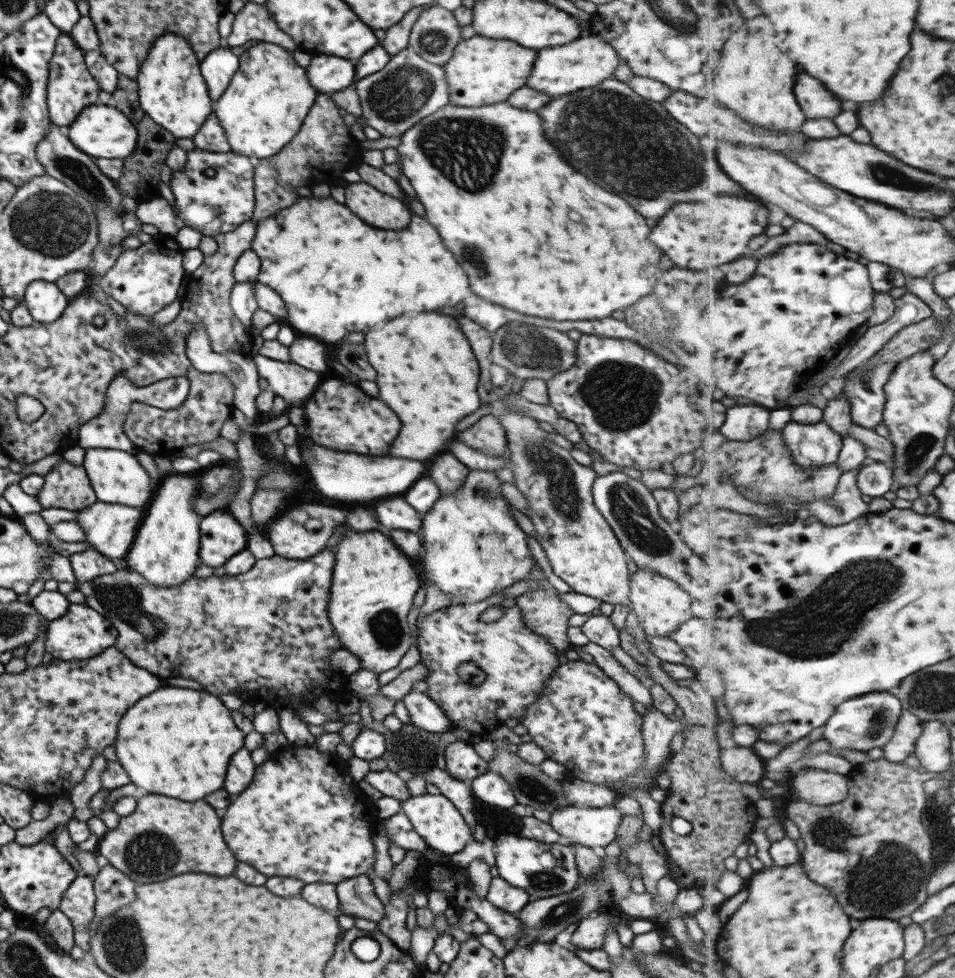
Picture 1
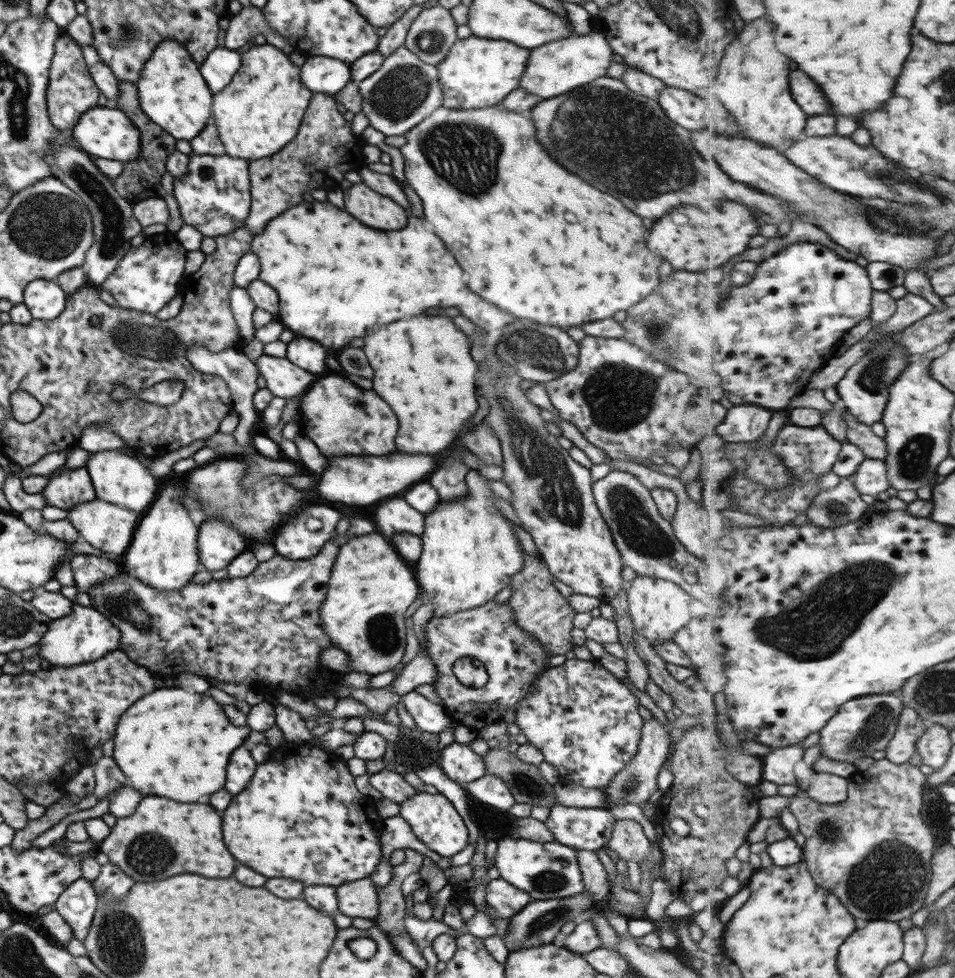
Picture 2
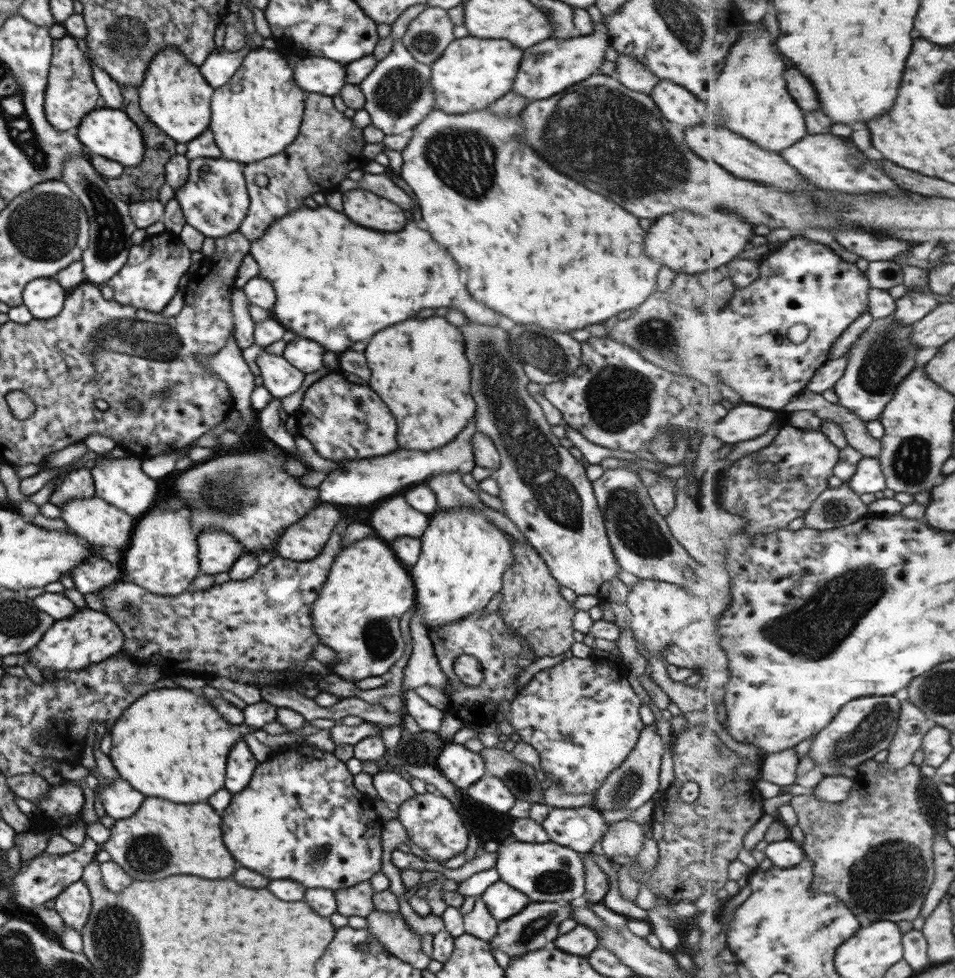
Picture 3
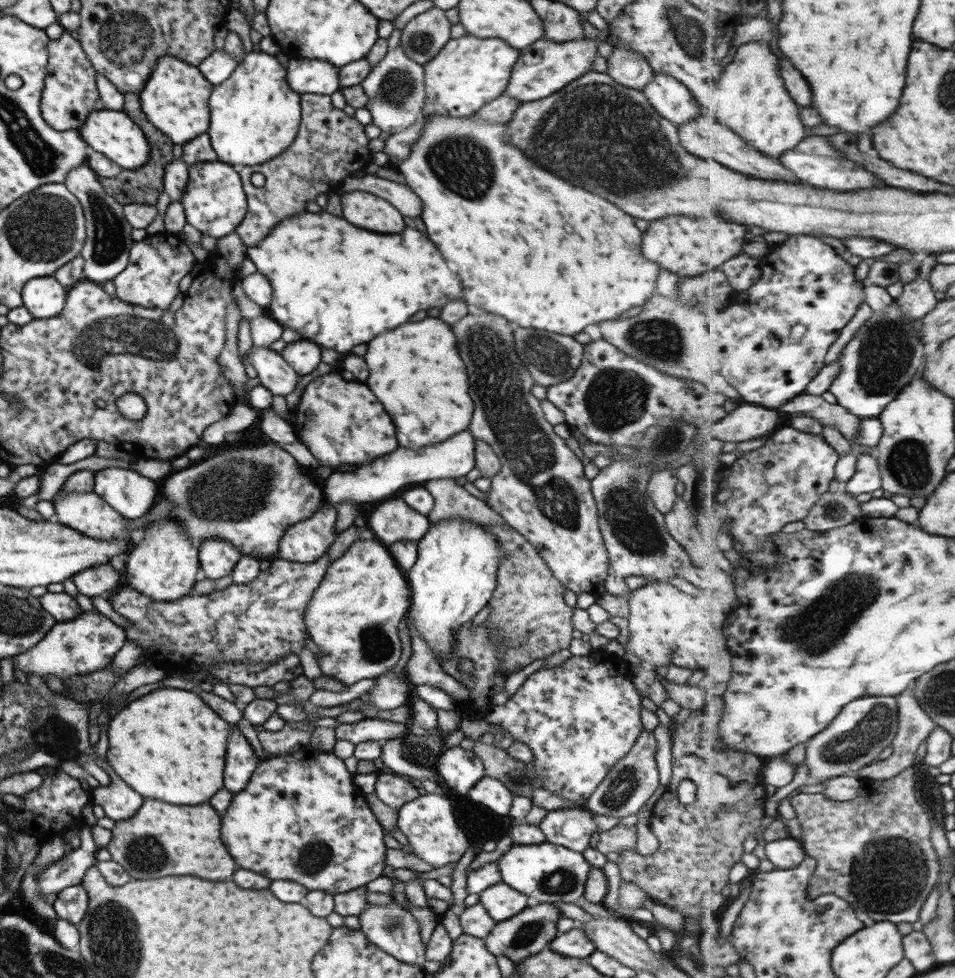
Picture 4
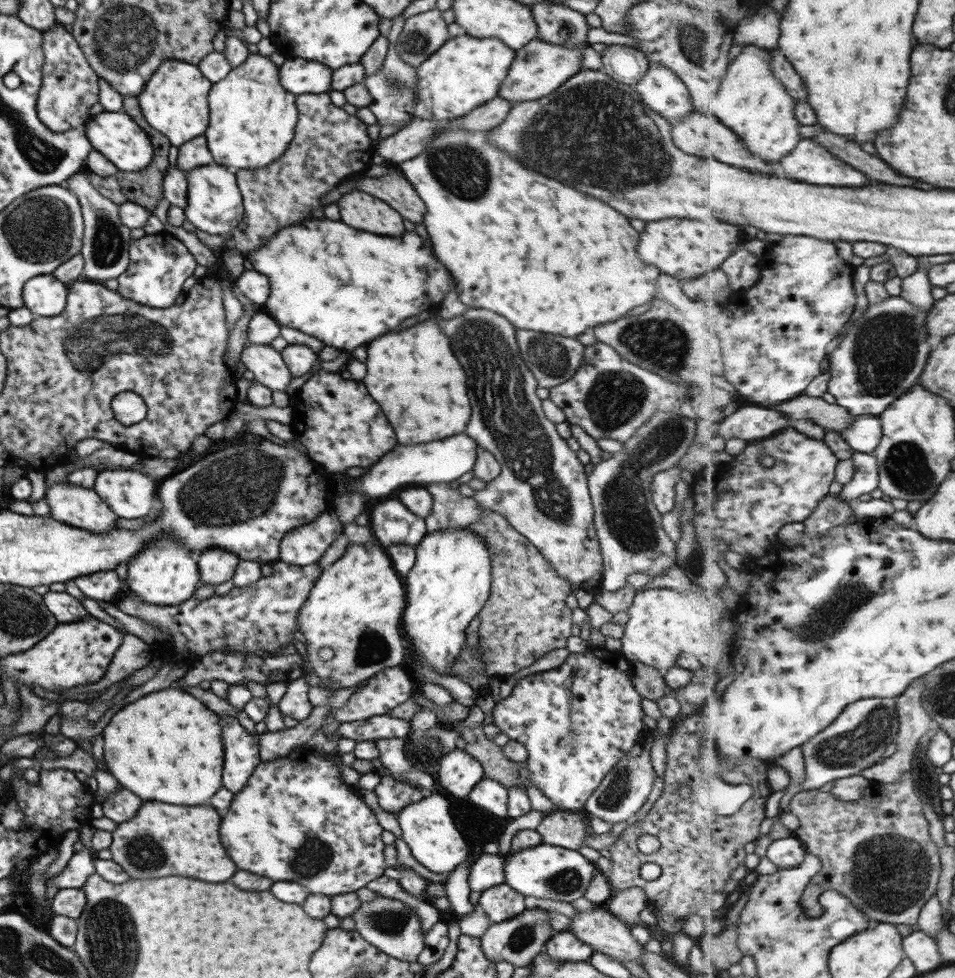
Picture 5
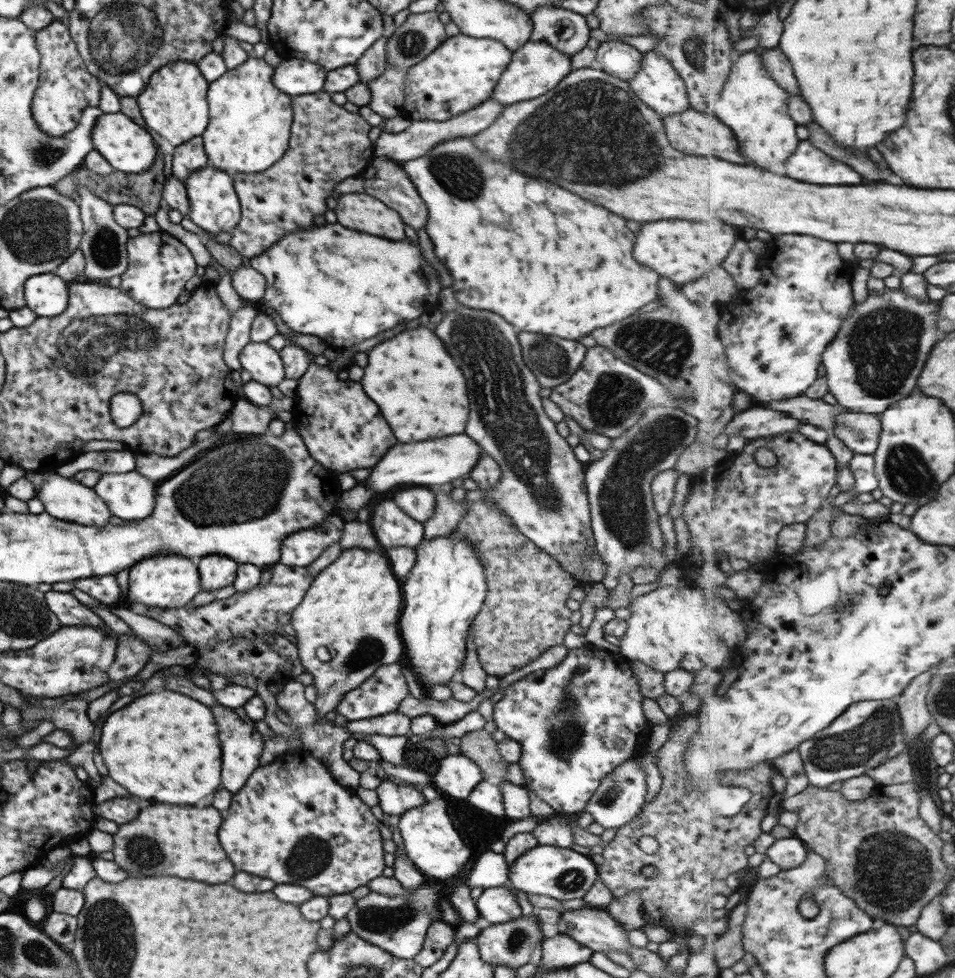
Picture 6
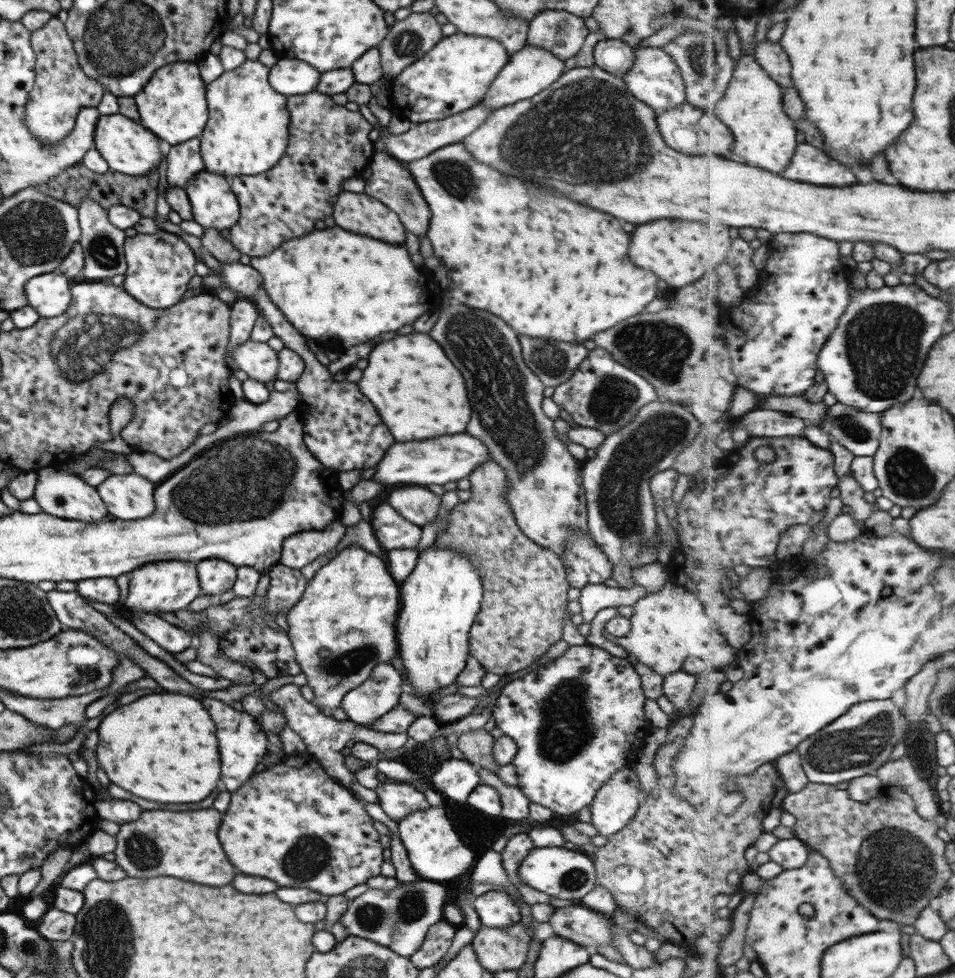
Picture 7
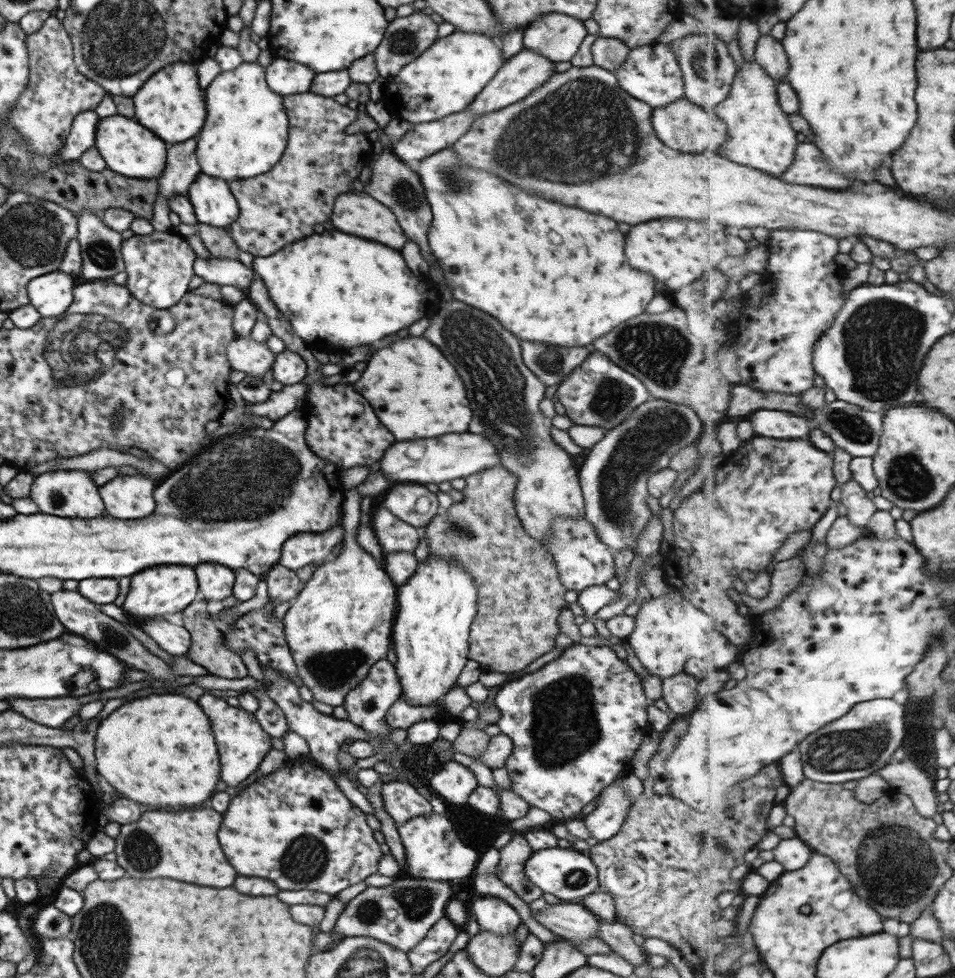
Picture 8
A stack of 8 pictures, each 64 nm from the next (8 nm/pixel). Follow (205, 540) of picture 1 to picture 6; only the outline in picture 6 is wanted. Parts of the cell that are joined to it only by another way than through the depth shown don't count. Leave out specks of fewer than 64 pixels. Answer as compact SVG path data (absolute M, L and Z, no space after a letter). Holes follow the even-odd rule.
M214 553L199 558L196 563L202 590L214 592L233 585L238 565L233 558Z

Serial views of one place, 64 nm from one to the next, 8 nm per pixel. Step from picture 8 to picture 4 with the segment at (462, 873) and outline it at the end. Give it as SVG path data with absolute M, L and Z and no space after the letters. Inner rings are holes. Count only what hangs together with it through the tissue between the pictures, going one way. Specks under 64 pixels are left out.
M439 791L418 795L418 798L403 804L398 811L397 826L410 842L411 852L434 869L444 868L448 864L457 864L466 852L466 848L470 846L464 831L454 817L448 795Z

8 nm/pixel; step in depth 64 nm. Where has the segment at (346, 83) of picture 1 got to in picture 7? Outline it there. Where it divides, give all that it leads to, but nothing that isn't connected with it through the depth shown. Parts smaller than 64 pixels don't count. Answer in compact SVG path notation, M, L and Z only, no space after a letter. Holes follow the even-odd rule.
M278 59L269 69L272 88L287 97L314 91L321 76L317 68L298 59Z

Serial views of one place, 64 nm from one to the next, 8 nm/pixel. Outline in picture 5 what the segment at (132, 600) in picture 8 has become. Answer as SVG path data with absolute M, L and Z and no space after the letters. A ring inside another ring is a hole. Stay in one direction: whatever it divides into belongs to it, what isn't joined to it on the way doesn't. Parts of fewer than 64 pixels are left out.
M164 536L162 540L148 543L148 546L128 562L126 584L133 596L144 600L146 604L179 606L190 600L202 585L196 559L197 555L184 544L178 544L172 537Z

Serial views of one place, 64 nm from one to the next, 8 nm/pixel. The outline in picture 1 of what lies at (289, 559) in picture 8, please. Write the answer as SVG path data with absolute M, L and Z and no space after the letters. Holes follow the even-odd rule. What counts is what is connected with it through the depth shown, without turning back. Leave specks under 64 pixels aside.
M294 506L286 512L282 512L280 516L276 516L272 522L268 525L268 540L272 544L274 552L278 556L283 556L287 559L310 559L316 554L320 554L326 544L328 544L328 538L332 536L332 528L336 524L342 524L346 520L346 514L338 508L328 508L328 506ZM310 518L316 518L320 520L322 528L318 530L307 530L304 527L306 520Z

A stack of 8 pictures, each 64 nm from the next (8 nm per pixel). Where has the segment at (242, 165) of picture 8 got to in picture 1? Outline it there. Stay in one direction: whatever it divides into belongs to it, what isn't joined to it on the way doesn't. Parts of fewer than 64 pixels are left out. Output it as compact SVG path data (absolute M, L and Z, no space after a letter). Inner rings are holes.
M260 41L248 50L244 49L238 70L232 75L224 94L213 104L213 113L232 152L256 161L278 154L297 136L318 95L306 74L306 68L296 63L292 52L279 44Z

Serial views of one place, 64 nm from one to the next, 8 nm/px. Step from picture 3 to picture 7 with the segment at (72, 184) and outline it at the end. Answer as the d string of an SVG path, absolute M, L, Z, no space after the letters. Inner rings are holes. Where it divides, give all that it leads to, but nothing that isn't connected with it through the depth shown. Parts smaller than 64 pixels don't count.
M83 198L79 207L79 223L81 228L80 241L85 256L83 266L84 278L92 281L102 281L118 274L125 274L127 262L124 253L124 242L127 240L124 230L116 228L108 218L108 211L99 202L91 198Z

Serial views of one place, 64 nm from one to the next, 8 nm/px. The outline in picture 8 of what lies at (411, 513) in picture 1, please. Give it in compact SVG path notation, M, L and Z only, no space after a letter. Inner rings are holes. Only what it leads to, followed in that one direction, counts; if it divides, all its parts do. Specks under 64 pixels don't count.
M382 506L372 516L371 524L384 552L414 552L418 546L421 529L400 520Z

